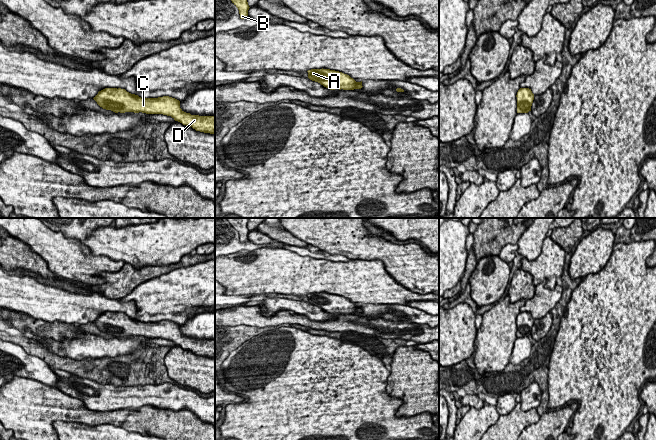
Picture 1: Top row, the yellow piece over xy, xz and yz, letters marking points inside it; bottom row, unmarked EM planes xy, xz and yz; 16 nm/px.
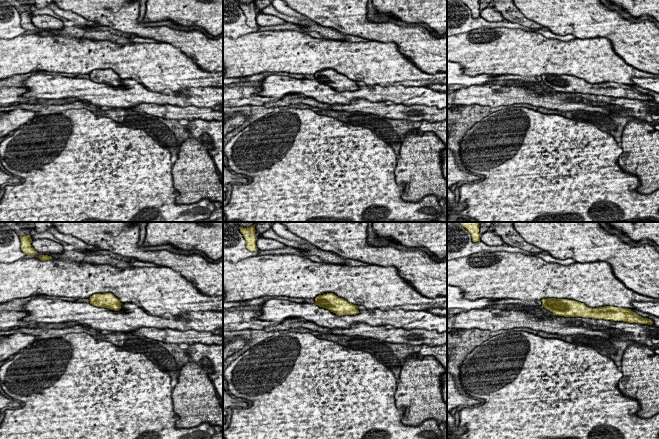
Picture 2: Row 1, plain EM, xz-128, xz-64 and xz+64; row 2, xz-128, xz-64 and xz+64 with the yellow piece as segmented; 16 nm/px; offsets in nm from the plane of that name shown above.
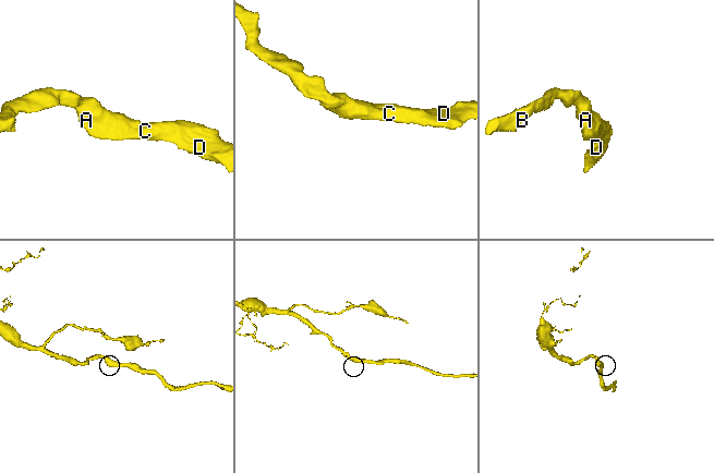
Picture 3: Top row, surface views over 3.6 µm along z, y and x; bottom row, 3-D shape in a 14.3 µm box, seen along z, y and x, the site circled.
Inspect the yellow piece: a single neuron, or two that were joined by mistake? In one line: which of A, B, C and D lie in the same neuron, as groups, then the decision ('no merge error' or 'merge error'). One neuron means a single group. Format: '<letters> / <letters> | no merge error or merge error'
A B C D | no merge error

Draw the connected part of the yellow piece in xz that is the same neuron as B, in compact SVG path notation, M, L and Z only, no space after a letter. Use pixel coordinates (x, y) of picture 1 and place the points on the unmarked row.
M226 218L229 223L232 225L232 227L238 232L240 242L244 243L245 241L248 240L248 234L249 234L249 229L248 229L248 221L249 218Z

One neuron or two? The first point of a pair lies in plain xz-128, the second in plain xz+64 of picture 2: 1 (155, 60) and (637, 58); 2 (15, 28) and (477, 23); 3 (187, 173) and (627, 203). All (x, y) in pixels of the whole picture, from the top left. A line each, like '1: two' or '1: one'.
1: two
2: one
3: two

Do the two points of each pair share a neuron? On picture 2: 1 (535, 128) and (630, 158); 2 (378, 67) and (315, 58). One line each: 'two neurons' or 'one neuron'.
1: two neurons
2: one neuron

